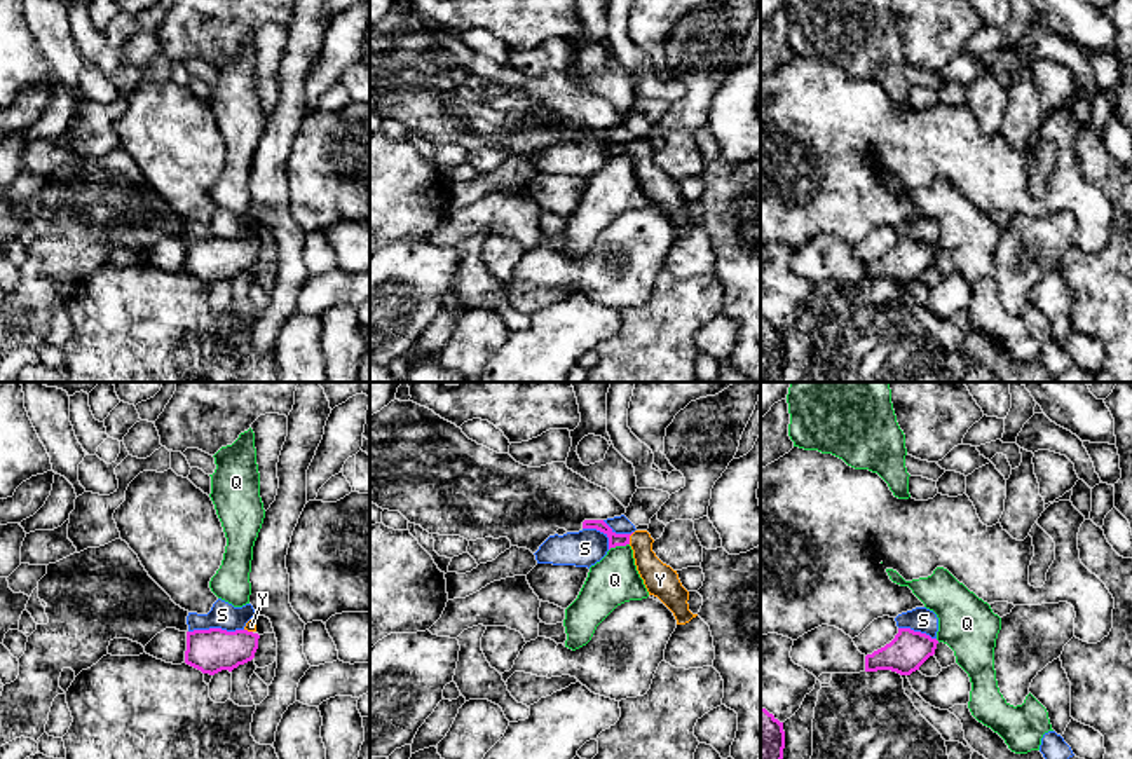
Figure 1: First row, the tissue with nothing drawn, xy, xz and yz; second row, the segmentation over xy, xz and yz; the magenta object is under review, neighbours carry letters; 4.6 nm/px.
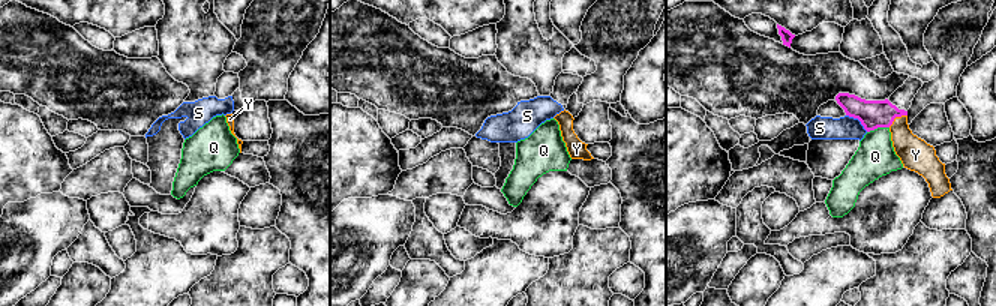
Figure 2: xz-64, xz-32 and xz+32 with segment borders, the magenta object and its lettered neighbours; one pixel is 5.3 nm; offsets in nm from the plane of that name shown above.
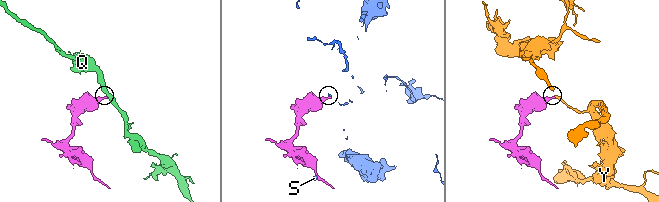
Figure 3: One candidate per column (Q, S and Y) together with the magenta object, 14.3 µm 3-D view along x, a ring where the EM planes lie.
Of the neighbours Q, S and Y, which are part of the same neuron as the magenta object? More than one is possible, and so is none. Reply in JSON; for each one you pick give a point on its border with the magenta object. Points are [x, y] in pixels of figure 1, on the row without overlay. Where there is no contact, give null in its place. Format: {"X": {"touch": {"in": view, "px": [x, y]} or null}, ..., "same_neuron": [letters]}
{"Y": {"touch": {"in": "xz", "px": [628, 147]}}, "same_neuron": ["Y"]}

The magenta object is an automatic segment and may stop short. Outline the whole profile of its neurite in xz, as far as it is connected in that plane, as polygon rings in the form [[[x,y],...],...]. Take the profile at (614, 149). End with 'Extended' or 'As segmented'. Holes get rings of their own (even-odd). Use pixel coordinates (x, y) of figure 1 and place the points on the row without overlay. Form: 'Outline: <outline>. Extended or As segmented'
Outline: [[[584,129],[583,138],[597,138],[609,147],[609,159],[630,154],[640,187],[649,204],[658,206],[675,225],[677,234],[685,234],[698,223],[689,220],[689,201],[682,195],[677,180],[663,173],[652,161],[654,148],[647,140],[616,143],[604,129]]]. Extended

